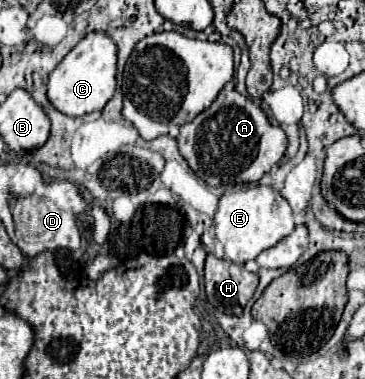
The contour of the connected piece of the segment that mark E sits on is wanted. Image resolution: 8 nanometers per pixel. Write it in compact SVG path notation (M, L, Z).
M259 184L227 190L219 200L219 208L213 220L215 220L217 240L225 248L225 258L235 264L245 264L249 260L255 260L257 254L261 254L267 248L273 248L295 228L293 212L287 200L271 186L259 186Z

